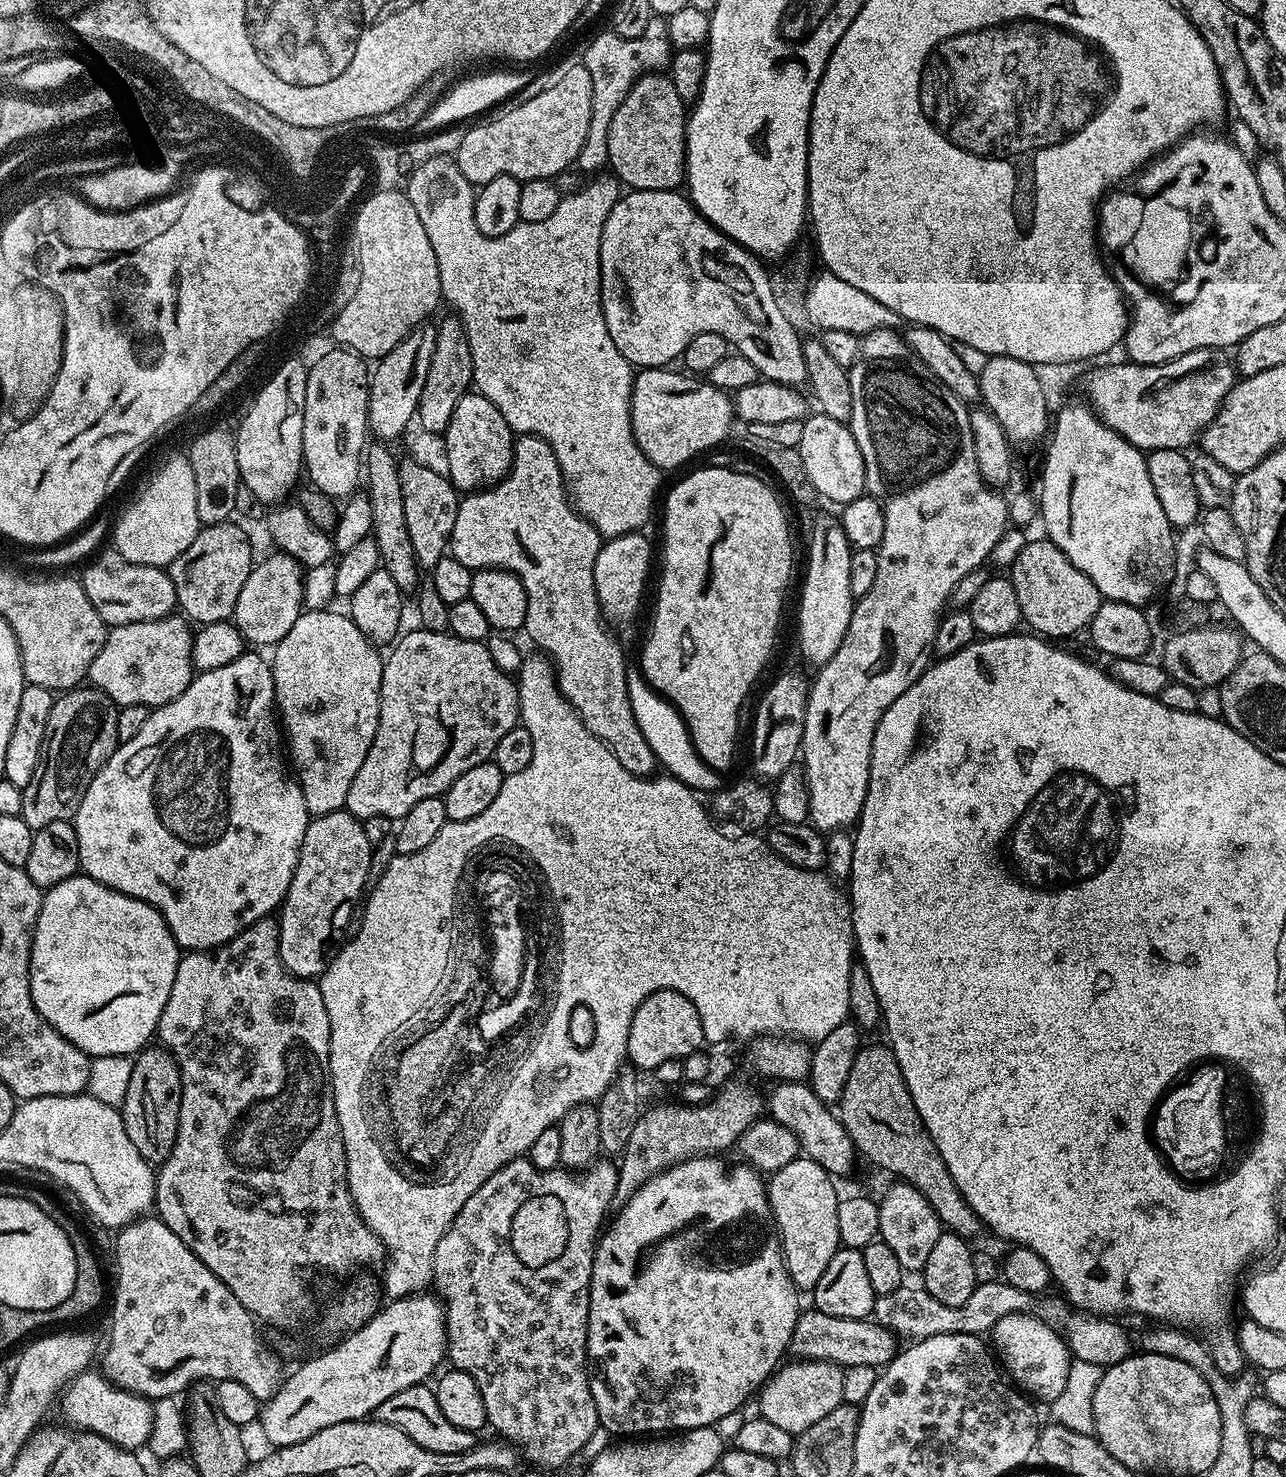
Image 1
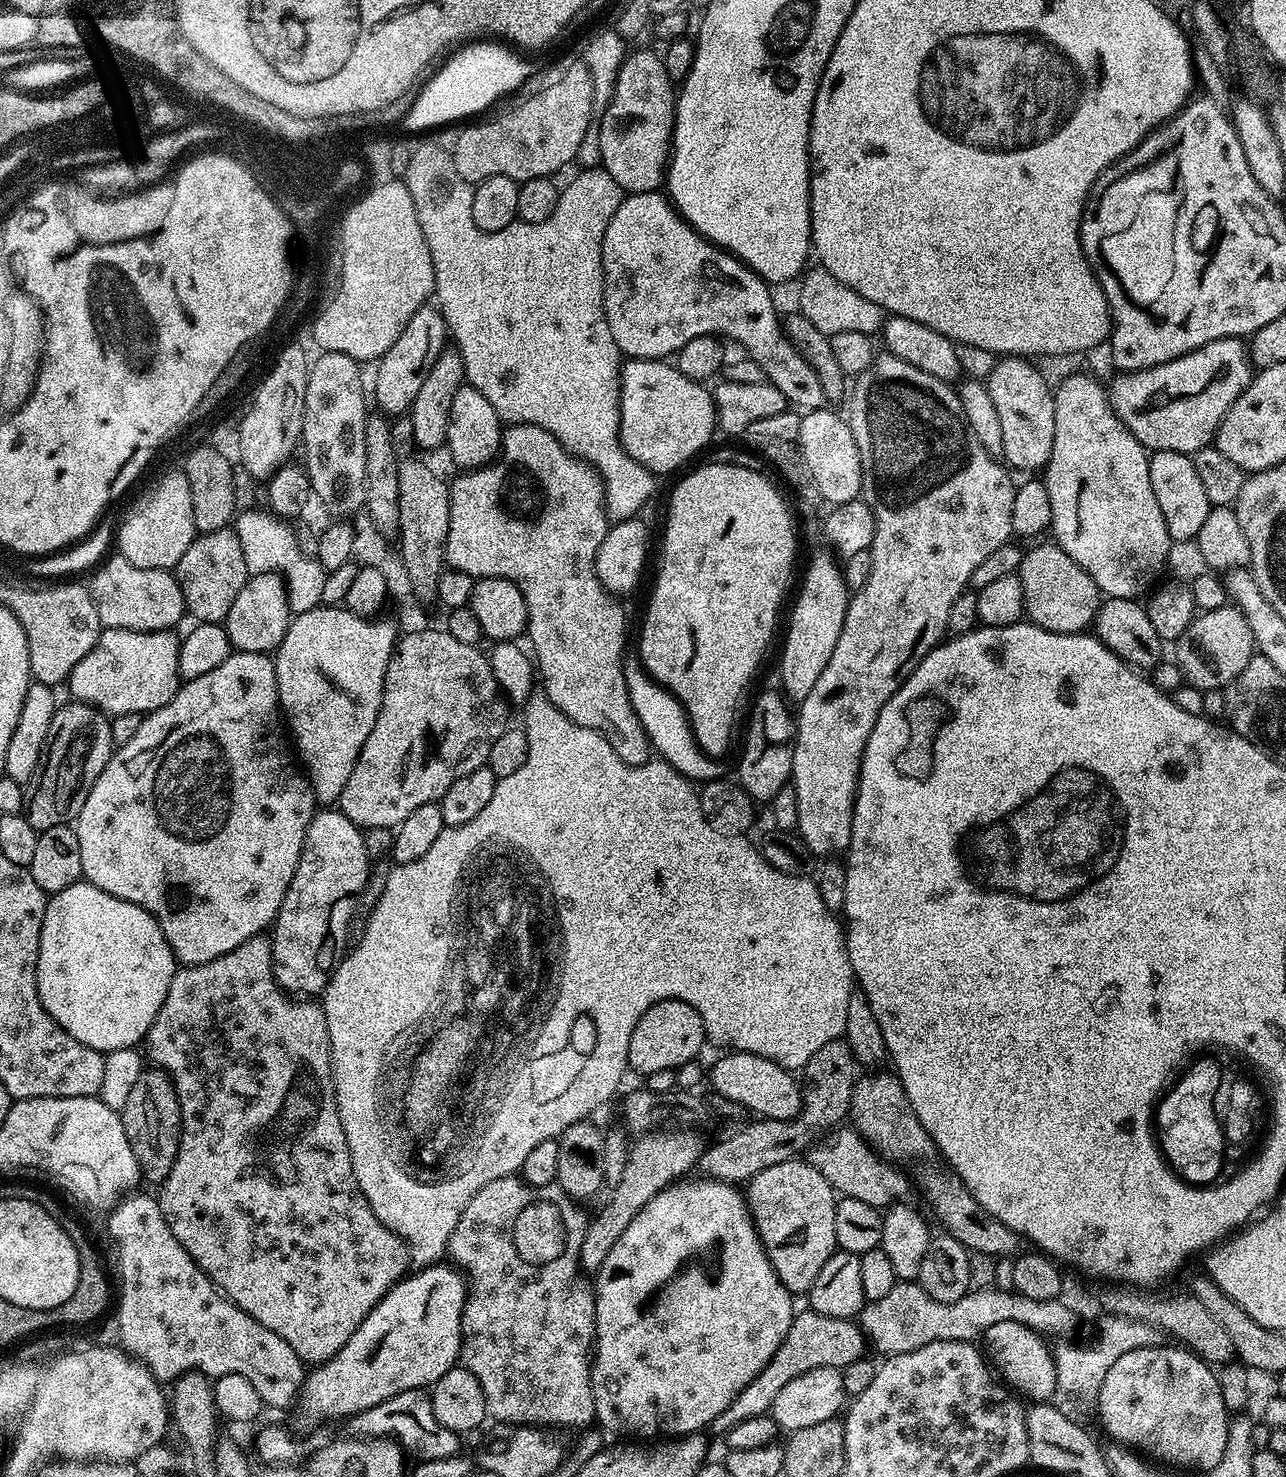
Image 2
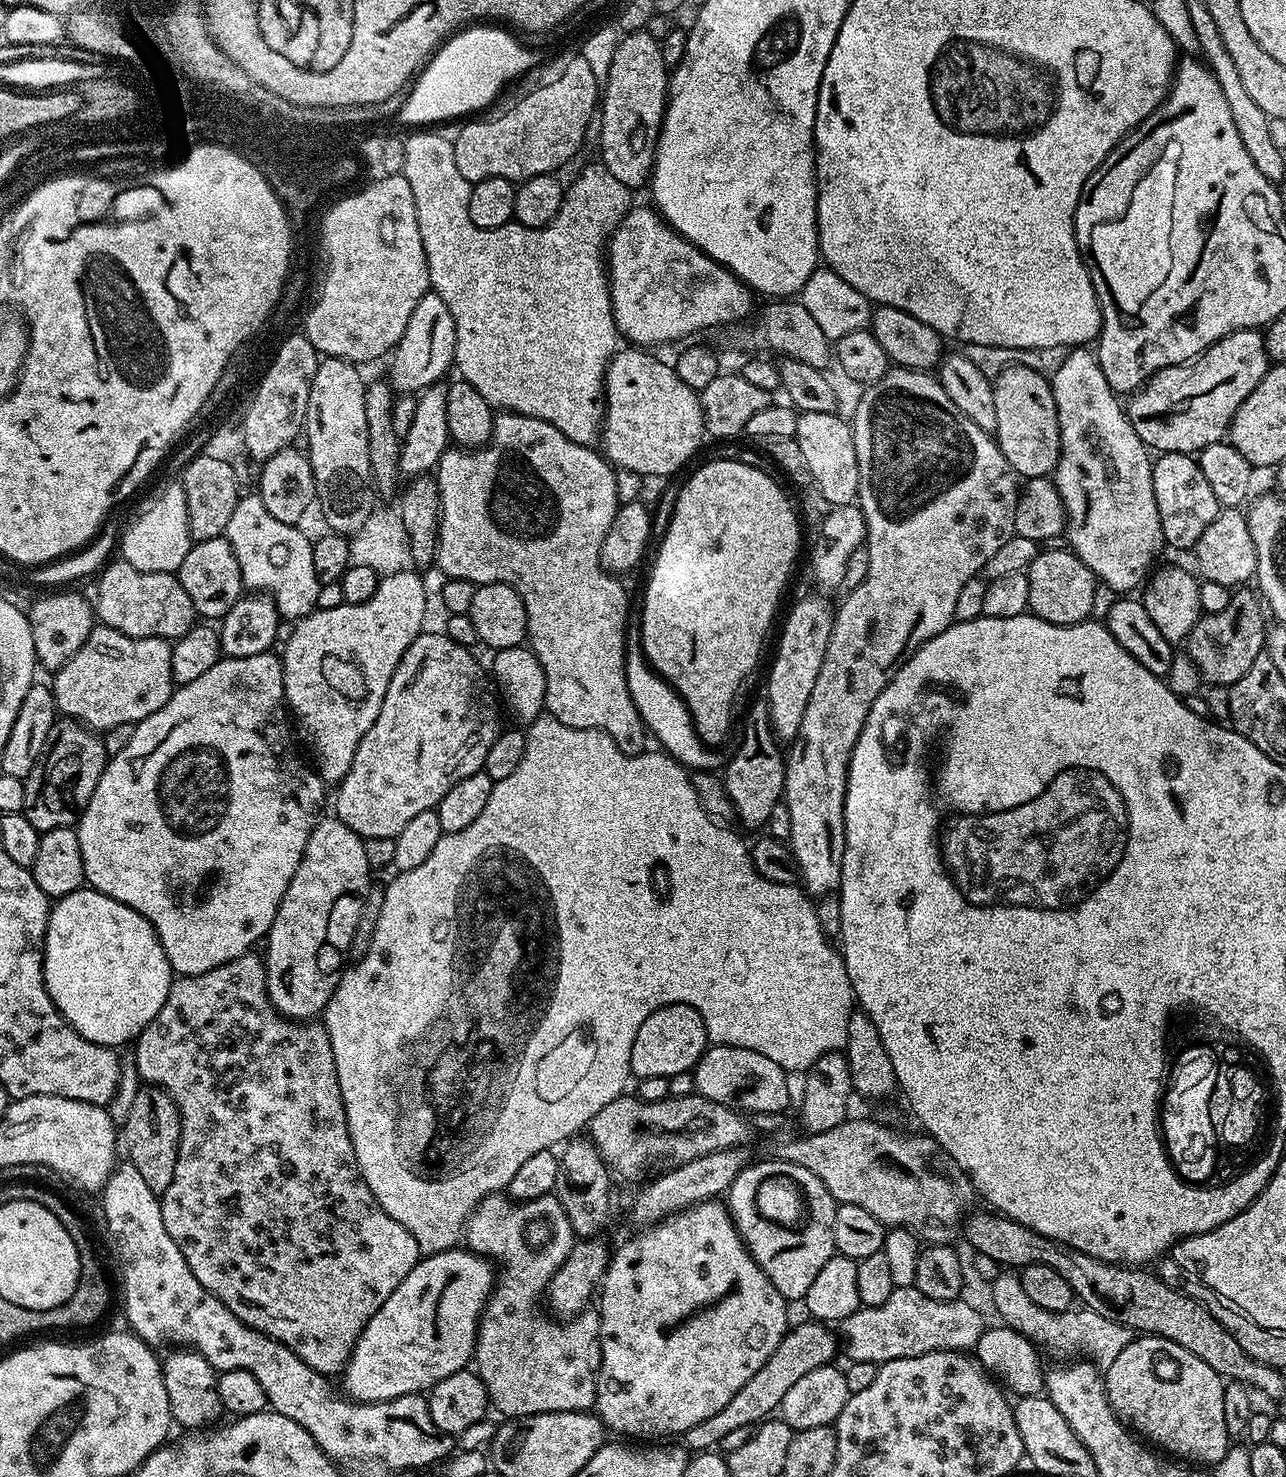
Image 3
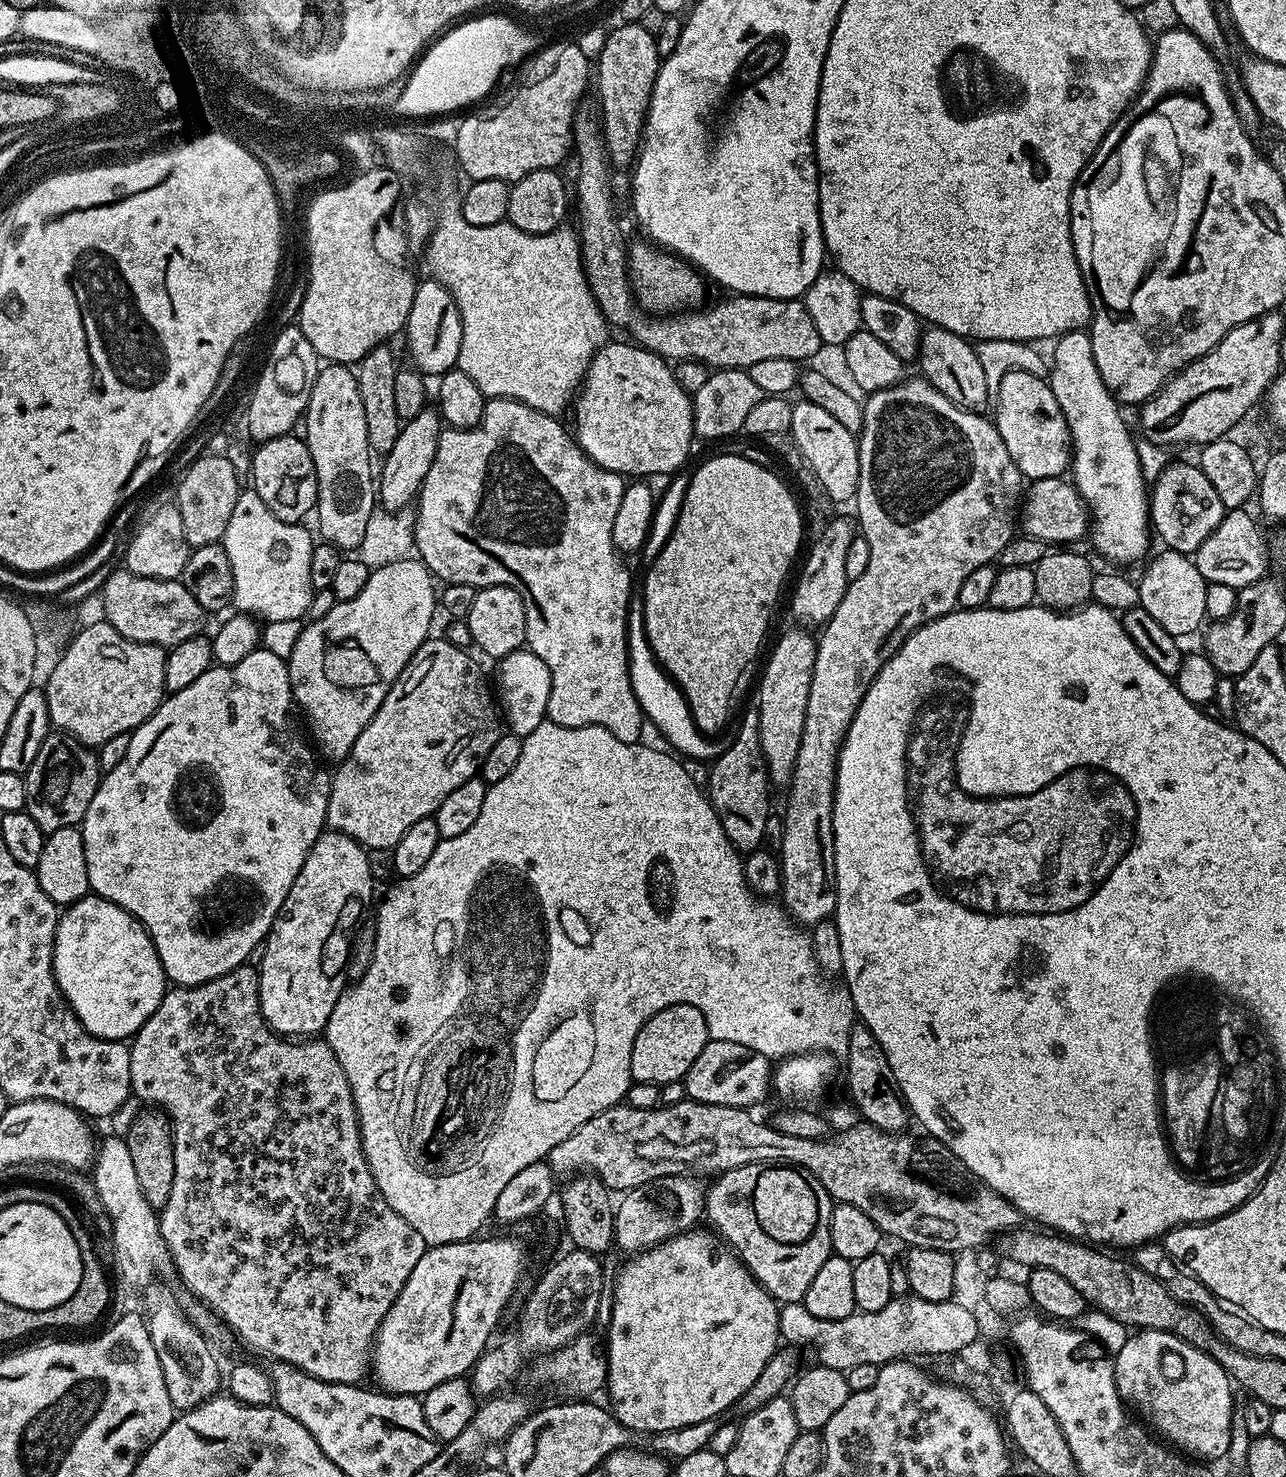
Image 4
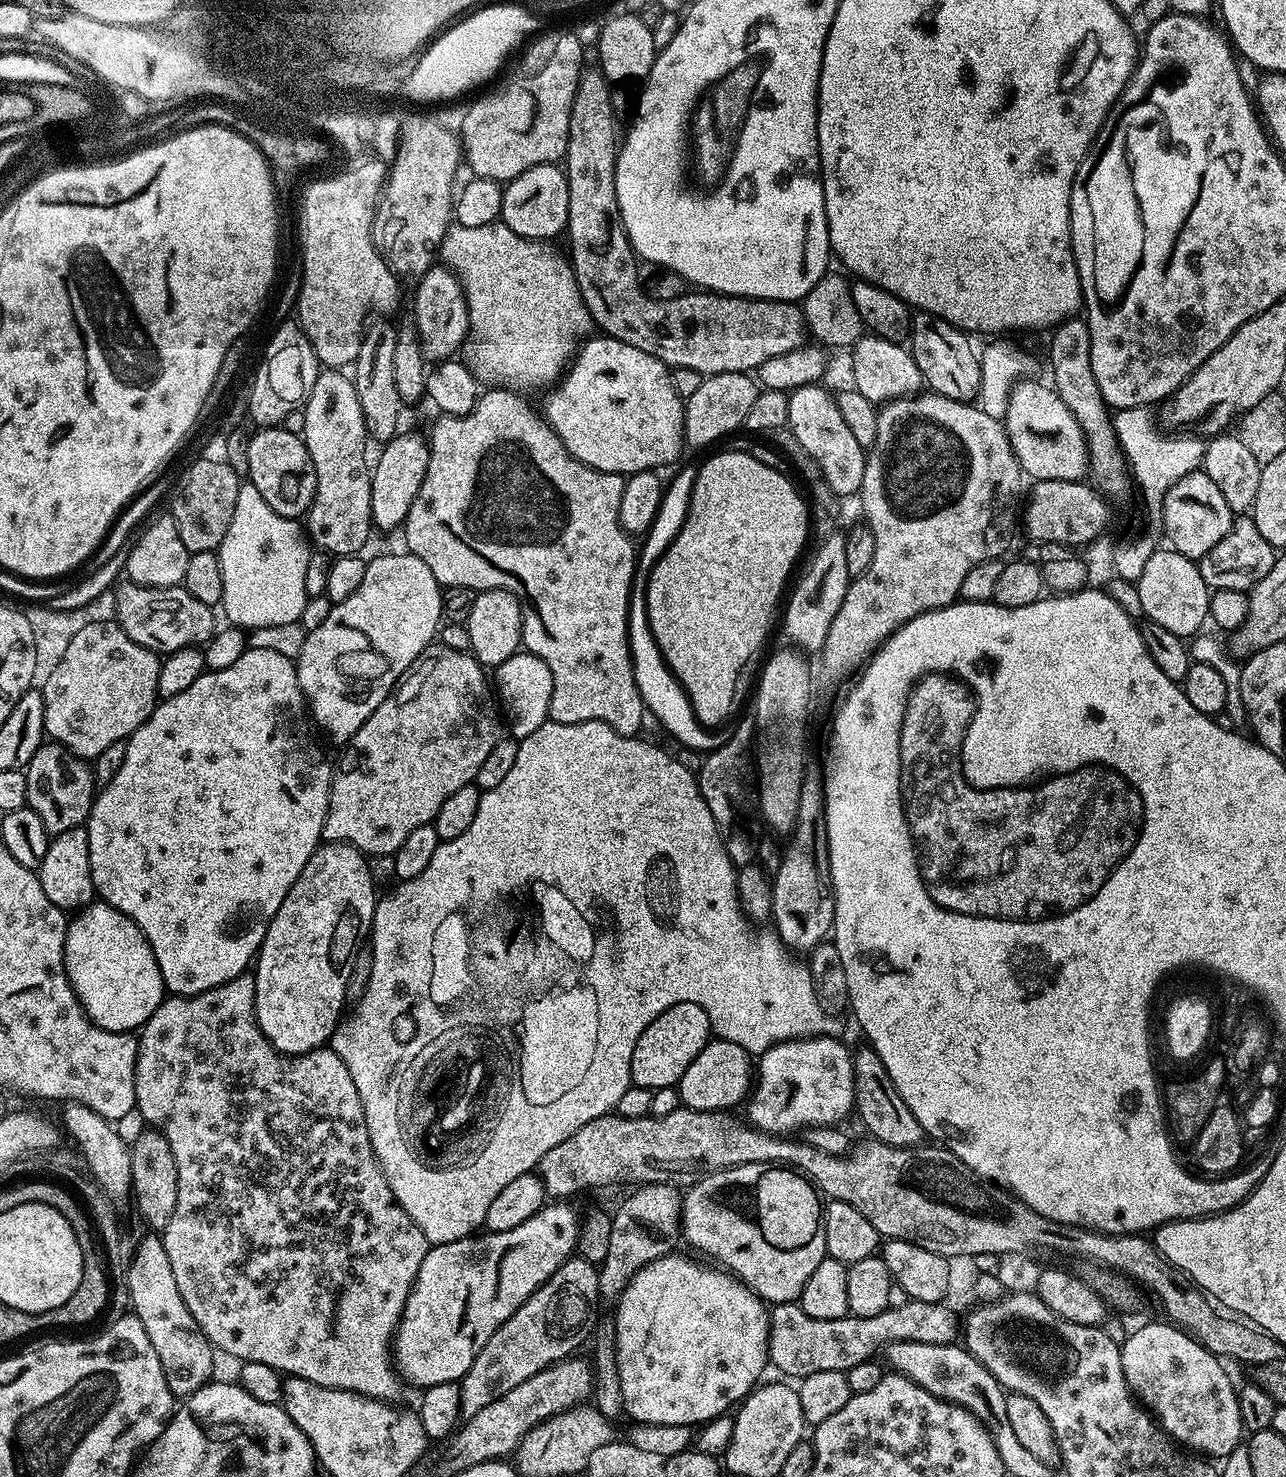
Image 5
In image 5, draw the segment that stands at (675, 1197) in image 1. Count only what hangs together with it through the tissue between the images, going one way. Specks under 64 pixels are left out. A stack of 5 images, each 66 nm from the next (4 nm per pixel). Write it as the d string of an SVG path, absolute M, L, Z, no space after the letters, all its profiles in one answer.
M669 1254L650 1262L628 1282L626 1290L615 1301L614 1317L616 1319L617 1338L617 1364L618 1376L621 1378L622 1402L624 1411L629 1421L638 1424L661 1424L662 1426L682 1426L690 1424L699 1426L708 1423L715 1416L723 1416L733 1406L739 1405L740 1401L757 1387L760 1375L764 1367L769 1367L768 1358L768 1314L769 1305L760 1297L755 1296L747 1286L736 1279L730 1272L725 1272L716 1266L704 1269L702 1265L695 1264L693 1257L676 1256Z

